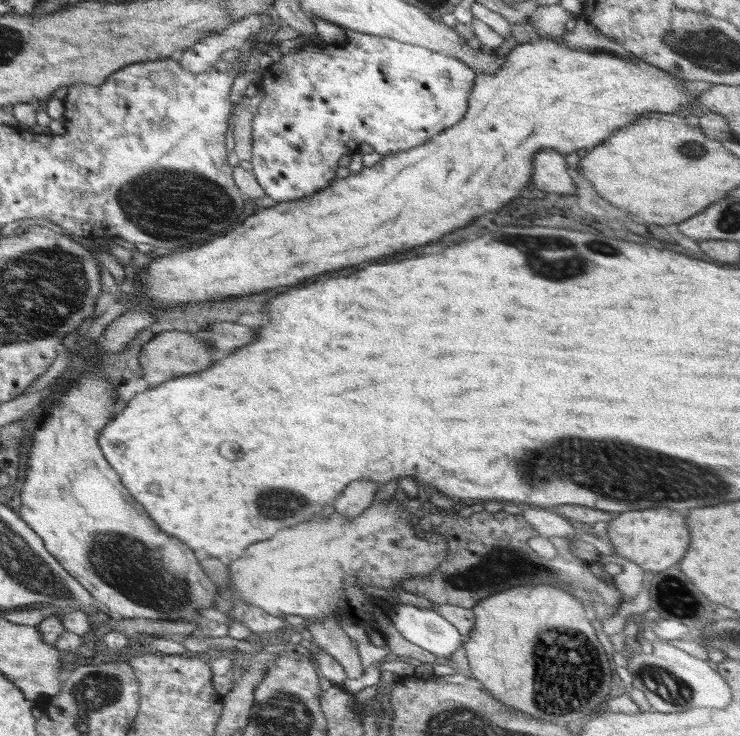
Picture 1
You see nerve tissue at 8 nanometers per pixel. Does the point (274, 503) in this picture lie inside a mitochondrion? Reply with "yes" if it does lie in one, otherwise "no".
yes

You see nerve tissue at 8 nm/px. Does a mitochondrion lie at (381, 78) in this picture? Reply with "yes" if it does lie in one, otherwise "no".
no

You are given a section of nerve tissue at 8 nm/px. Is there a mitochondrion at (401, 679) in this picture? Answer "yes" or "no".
no

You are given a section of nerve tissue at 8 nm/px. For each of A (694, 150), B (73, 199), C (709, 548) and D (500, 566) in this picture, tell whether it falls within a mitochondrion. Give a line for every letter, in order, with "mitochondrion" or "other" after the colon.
A: mitochondrion
B: other
C: other
D: mitochondrion

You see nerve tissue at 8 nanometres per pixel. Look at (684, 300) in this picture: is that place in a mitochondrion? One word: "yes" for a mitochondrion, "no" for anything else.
no

